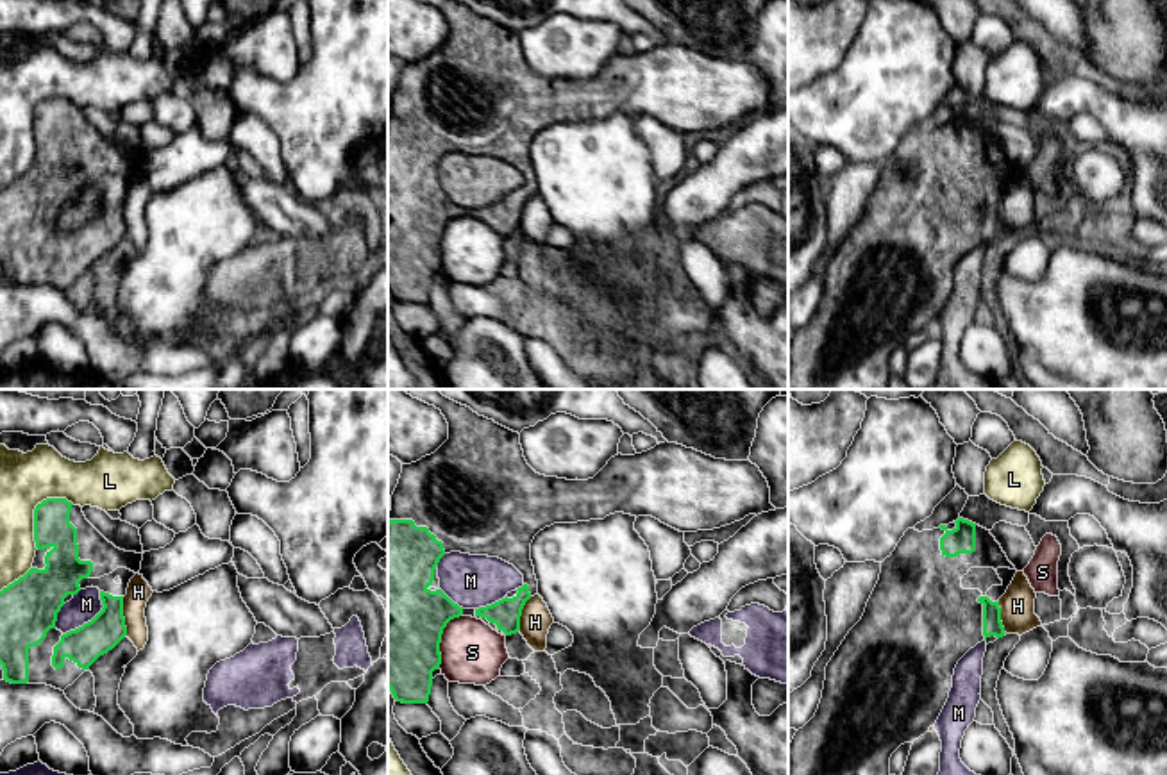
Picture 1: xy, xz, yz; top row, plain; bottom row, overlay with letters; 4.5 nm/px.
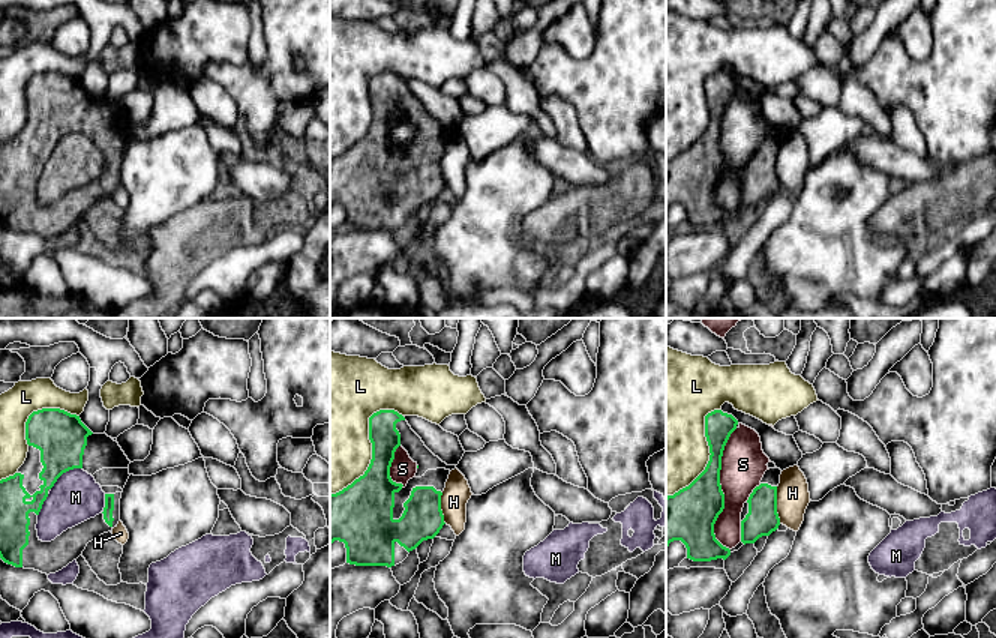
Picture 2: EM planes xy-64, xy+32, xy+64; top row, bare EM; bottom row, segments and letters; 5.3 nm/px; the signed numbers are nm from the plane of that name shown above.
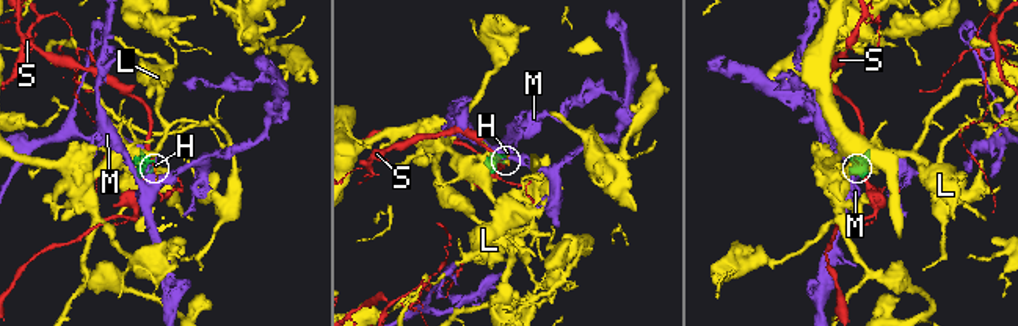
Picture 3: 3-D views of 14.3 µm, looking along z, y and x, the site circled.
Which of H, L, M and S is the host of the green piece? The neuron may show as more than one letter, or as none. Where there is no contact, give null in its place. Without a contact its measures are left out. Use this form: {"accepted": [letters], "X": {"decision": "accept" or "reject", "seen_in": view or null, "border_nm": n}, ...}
{"accepted": [], "H": {"decision": "reject", "seen_in": "xy", "border_nm": 180}, "L": {"decision": "reject", "seen_in": "xy", "border_nm": 280}, "M": {"decision": "reject", "seen_in": "xy", "border_nm": 260}, "S": {"decision": "reject", "seen_in": "xz", "border_nm": 260}}

